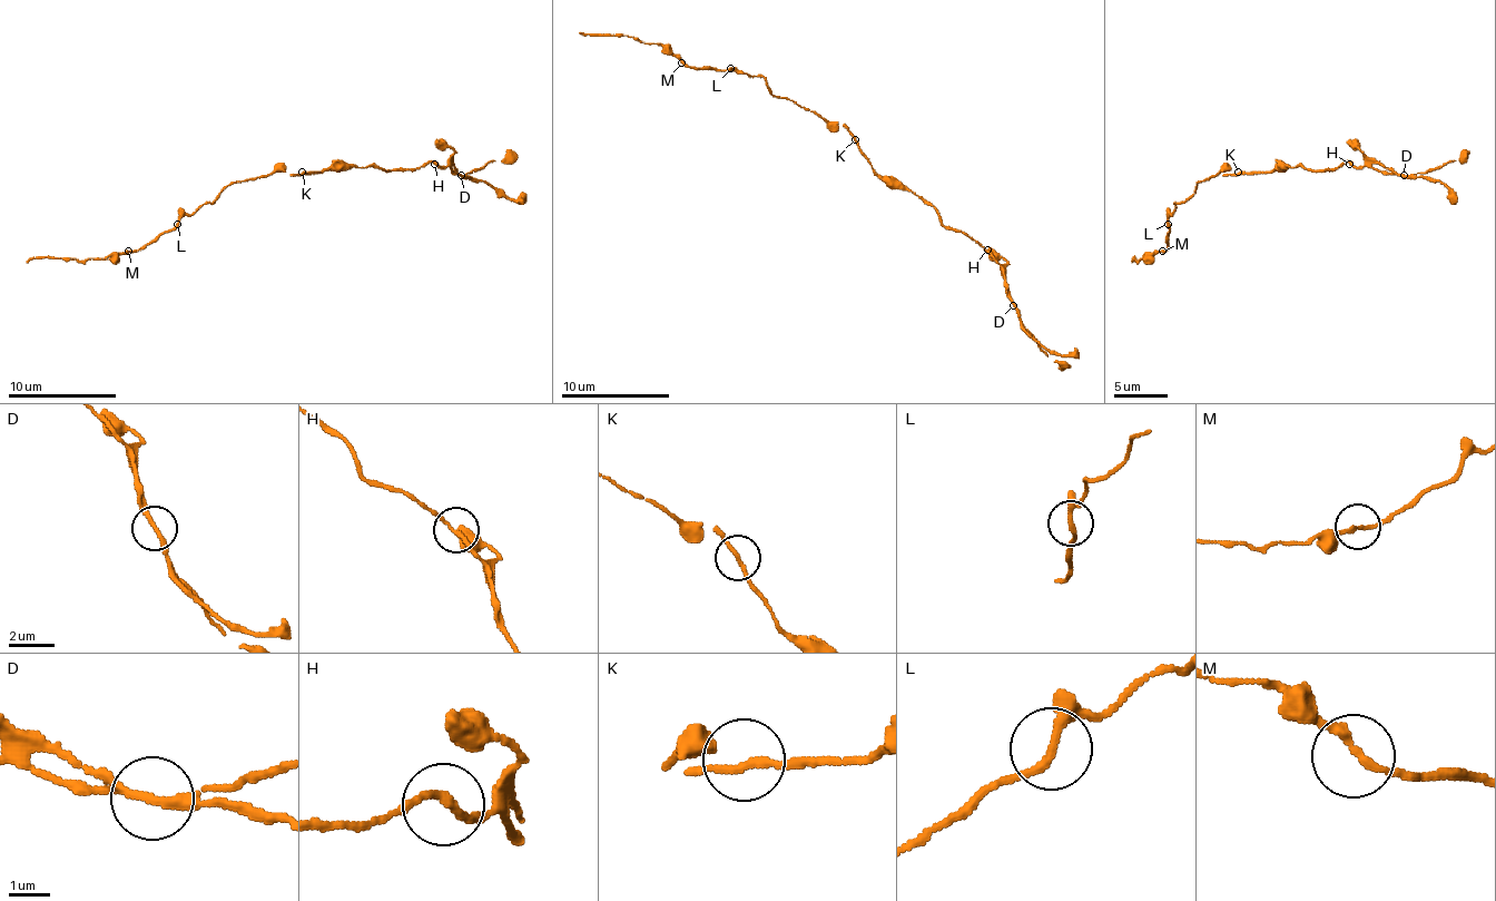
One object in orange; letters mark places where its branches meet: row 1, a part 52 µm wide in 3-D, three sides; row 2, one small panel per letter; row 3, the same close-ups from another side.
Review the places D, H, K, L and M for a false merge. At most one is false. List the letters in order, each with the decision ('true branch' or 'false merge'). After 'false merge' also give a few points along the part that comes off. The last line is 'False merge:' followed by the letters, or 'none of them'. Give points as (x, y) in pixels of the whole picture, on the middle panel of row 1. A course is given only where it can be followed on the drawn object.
D: true branch
H: true branch
K: true branch
L: true branch
M: true branch
False merge: none of them

